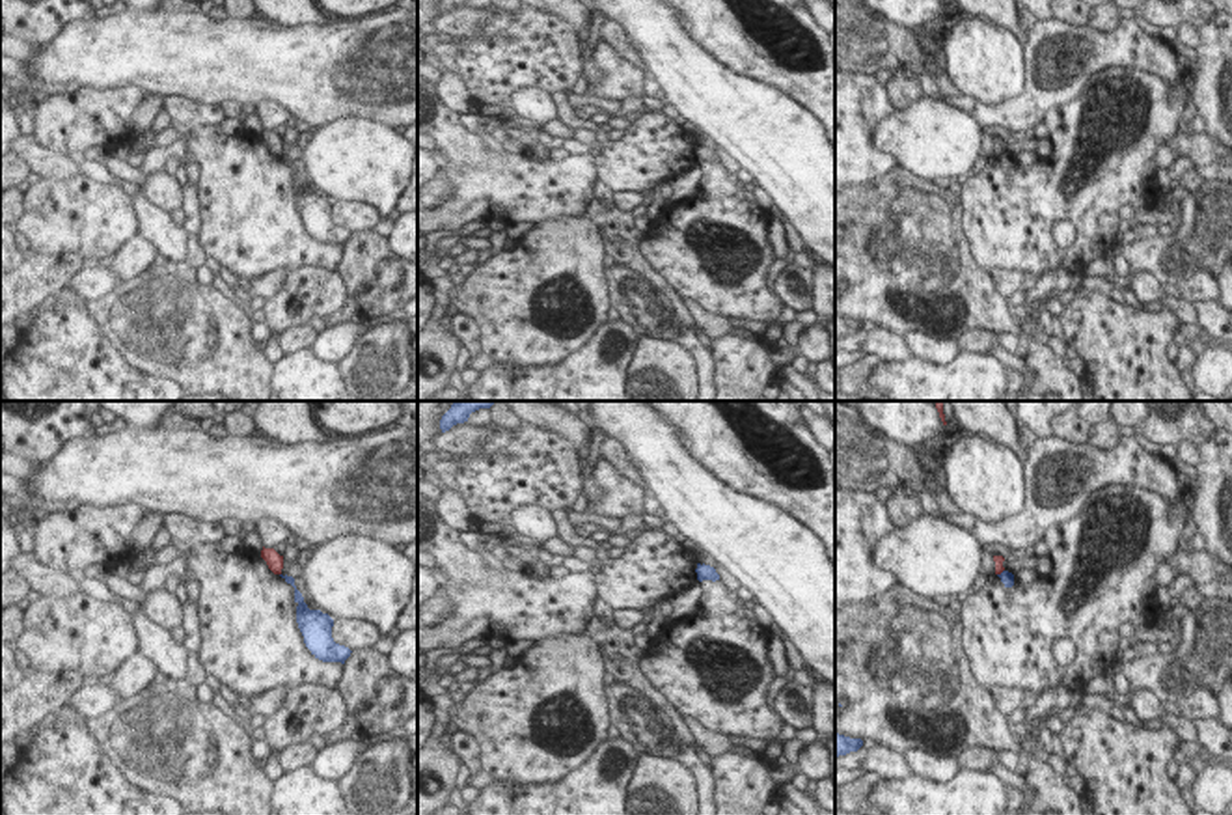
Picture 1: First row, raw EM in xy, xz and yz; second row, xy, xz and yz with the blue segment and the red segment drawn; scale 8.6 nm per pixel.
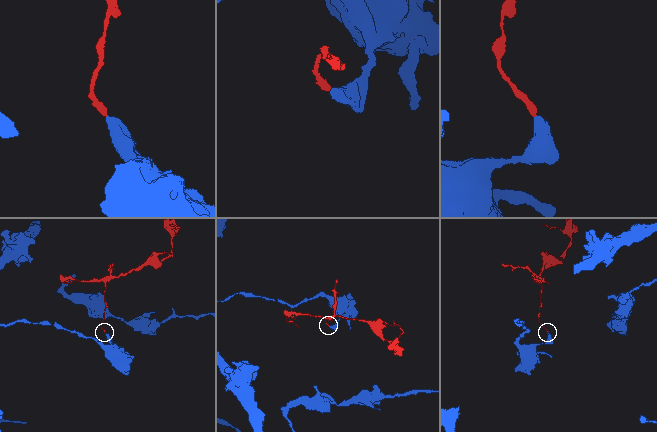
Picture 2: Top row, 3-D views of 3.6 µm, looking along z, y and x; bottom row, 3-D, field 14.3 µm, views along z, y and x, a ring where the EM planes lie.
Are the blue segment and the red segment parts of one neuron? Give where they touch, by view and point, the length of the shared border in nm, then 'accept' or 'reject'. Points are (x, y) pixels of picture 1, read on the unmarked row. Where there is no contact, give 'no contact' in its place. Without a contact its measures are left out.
contact yz (1001, 155); length 80 nm; reject

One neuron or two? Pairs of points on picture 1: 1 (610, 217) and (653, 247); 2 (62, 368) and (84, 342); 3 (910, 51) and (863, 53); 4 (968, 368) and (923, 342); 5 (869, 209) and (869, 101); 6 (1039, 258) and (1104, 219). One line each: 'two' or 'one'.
1: two
2: one
3: one
4: two
5: two
6: one

